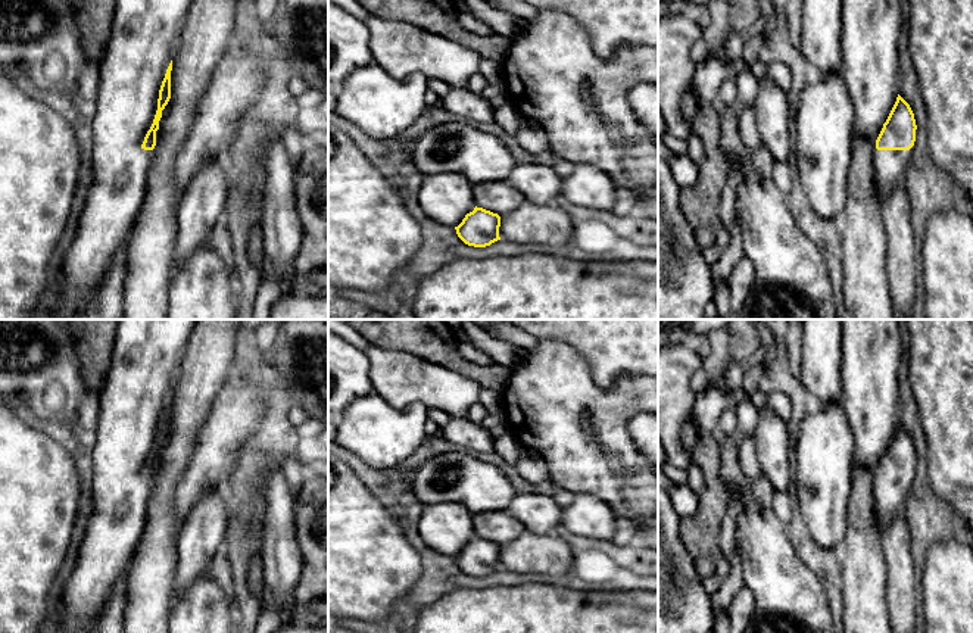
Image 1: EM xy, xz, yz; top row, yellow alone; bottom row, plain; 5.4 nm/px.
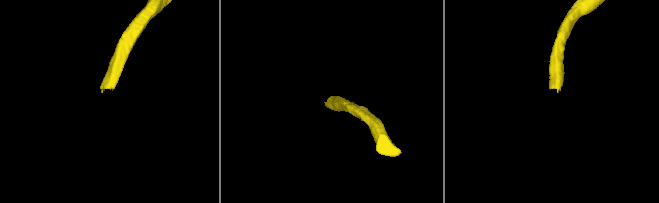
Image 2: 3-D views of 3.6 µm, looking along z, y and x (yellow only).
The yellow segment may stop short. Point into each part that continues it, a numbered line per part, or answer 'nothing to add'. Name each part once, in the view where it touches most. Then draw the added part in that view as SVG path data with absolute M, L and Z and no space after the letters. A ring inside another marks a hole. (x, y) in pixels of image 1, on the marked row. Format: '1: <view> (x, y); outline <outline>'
1: xy (144, 33); outline M116 0L112 31L99 66L91 122L93 183L72 244L60 264L62 302L54 319L78 319L94 297L116 252L125 244L146 197L153 152L141 147L150 130L162 81L193 0Z

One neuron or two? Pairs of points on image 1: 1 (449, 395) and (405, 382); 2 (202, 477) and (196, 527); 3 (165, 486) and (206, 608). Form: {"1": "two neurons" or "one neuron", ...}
{"1": "one neuron", "2": "two neurons", "3": "two neurons"}

